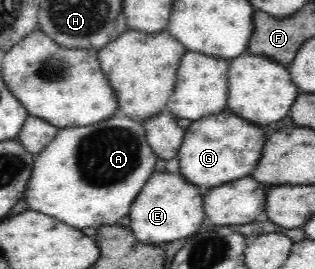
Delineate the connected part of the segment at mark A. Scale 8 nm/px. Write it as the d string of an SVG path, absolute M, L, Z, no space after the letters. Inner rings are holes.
M117 114L84 127L58 128L58 133L48 147L44 147L34 157L34 171L26 185L23 199L28 204L28 210L46 213L79 230L113 226L119 223L121 217L128 216L134 197L155 173L157 159L158 156L146 139L145 127L130 116Z

